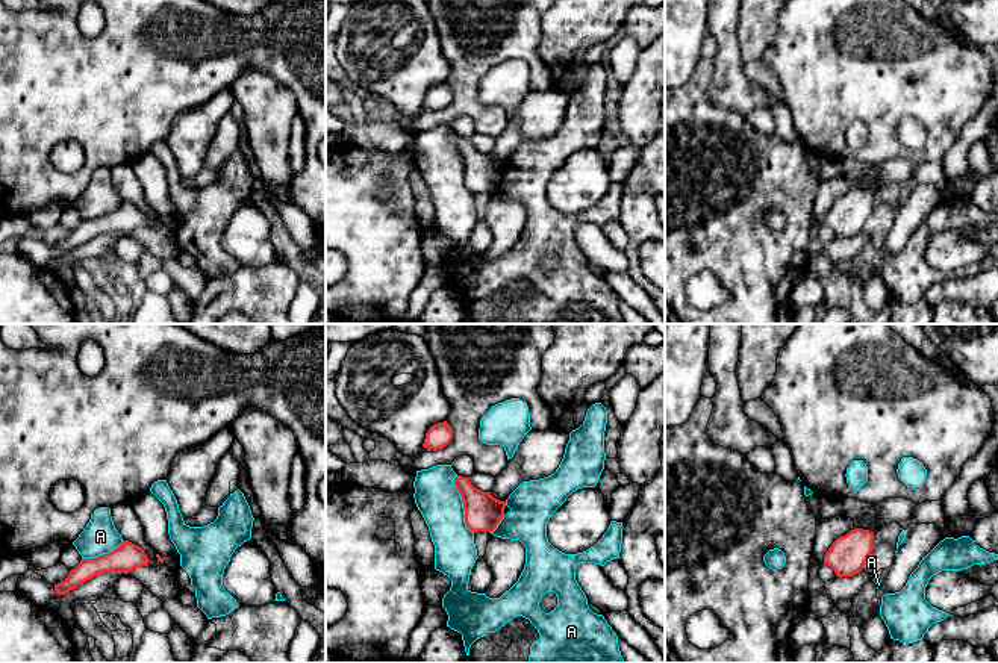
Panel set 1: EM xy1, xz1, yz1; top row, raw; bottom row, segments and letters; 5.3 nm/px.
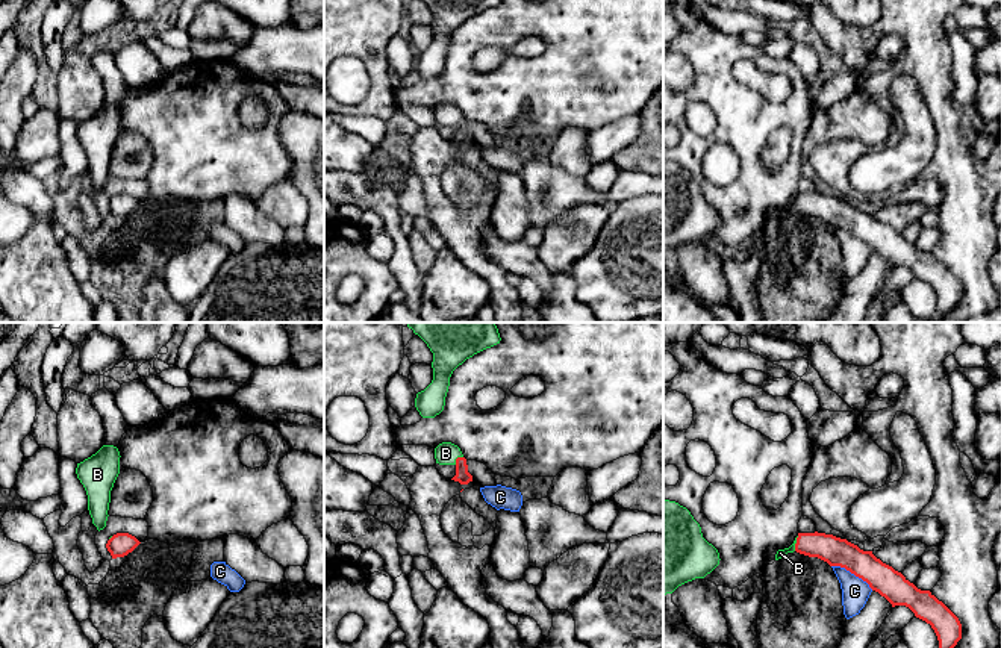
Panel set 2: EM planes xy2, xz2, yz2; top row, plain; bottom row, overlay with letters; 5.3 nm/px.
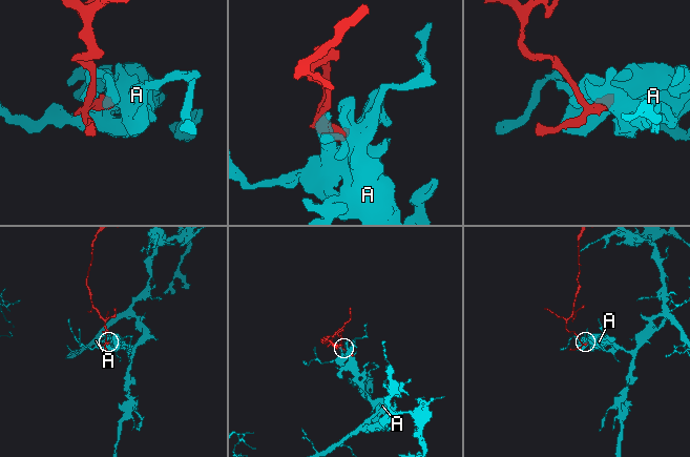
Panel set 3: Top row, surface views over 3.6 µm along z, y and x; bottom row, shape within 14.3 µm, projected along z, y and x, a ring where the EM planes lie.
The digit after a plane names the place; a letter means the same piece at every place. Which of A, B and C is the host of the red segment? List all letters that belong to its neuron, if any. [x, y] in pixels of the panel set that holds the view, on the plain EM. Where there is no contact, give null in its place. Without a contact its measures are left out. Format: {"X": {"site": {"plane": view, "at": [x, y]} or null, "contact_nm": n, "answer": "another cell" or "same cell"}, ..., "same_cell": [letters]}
{"A": {"site": {"plane": "xz1", "at": [464, 165]}, "contact_nm": 320, "answer": "another cell"}, "B": {"site": {"plane": "yz2", "at": [795, 205]}, "contact_nm": 80, "answer": "same cell"}, "C": {"site": {"plane": "yz2", "at": [853, 233]}, "contact_nm": 260, "answer": "another cell"}, "same_cell": ["B"]}

